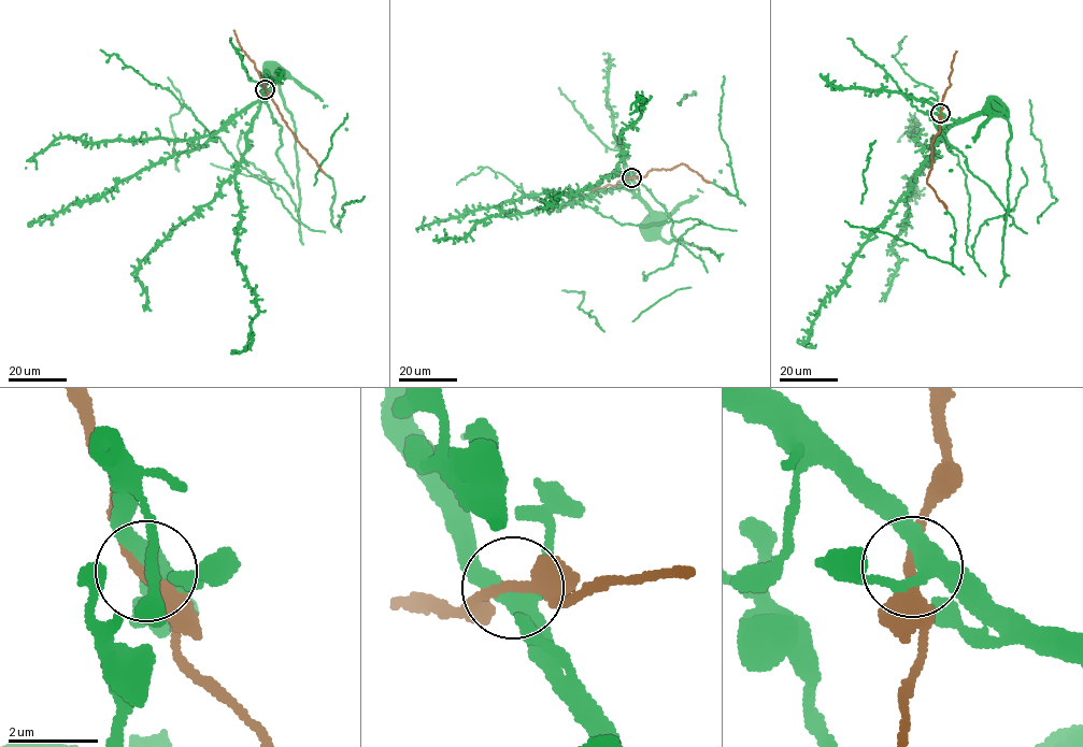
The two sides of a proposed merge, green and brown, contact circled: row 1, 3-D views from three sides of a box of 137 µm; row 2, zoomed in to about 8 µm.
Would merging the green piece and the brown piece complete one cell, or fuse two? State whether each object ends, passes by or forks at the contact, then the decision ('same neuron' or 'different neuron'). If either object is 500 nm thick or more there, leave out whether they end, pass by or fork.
green forks; brown passes by; same neuron

